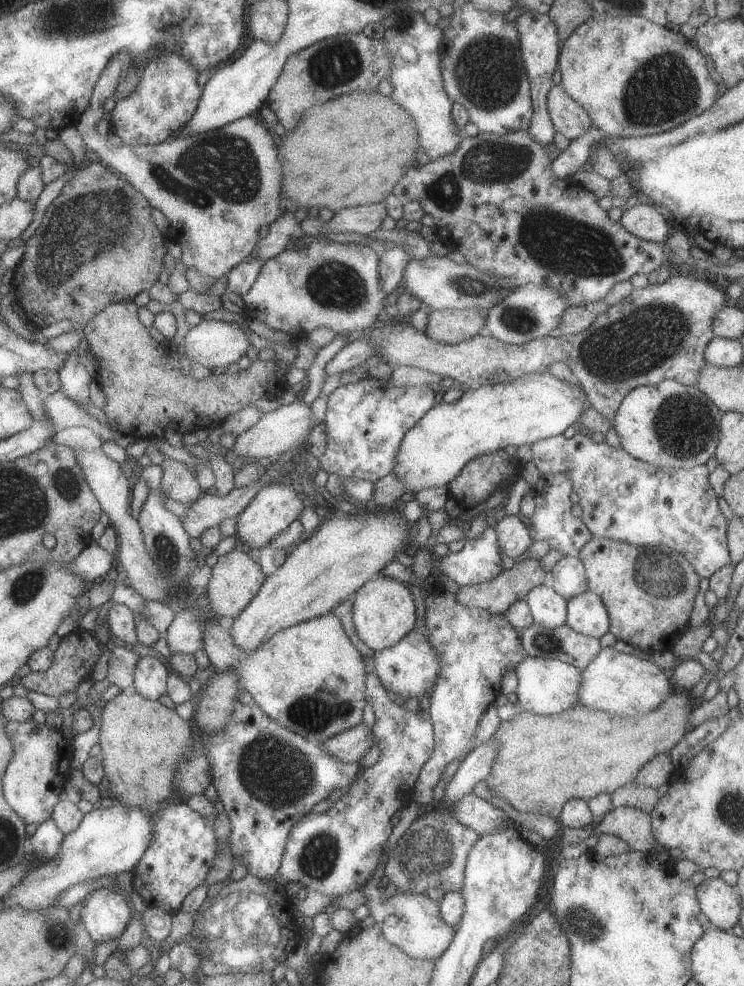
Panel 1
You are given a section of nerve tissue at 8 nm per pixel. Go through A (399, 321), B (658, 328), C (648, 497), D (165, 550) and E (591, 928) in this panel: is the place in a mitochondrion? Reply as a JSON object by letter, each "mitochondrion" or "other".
{"A":"other","B":"mitochondrion","C":"other","D":"mitochondrion","E":"mitochondrion"}

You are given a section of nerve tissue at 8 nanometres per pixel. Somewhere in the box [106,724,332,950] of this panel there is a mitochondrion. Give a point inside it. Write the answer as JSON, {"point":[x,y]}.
{"point":[271,770]}

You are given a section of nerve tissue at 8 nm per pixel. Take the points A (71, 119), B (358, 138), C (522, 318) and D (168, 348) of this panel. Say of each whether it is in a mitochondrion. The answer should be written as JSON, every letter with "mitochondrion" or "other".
{"A":"other","B":"other","C":"mitochondrion","D":"other"}

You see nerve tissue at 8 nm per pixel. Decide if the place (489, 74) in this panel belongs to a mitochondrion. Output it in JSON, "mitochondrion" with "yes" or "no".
{"mitochondrion":"yes"}

